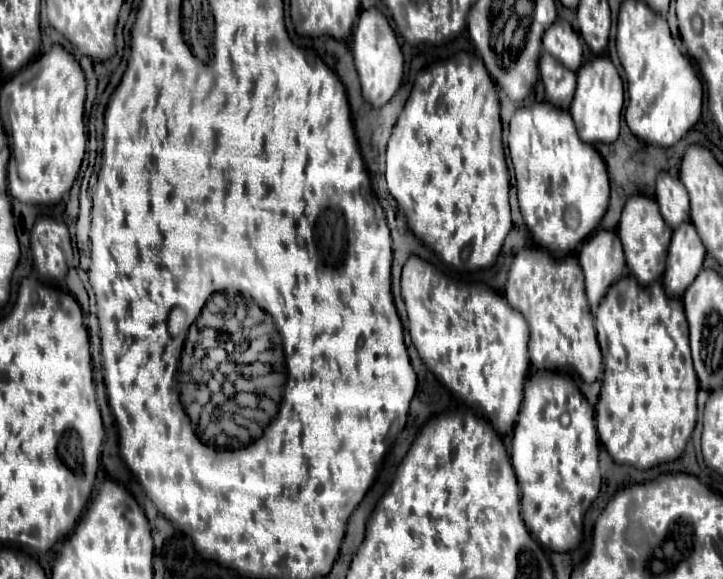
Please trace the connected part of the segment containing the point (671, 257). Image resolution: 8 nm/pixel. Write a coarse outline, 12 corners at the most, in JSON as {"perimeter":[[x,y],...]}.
{"perimeter":[[692,223],[672,233],[664,291],[682,297],[706,249]]}

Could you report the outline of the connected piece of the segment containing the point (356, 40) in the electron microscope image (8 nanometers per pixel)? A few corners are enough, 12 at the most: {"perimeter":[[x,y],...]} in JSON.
{"perimeter":[[362,9],[352,55],[368,103],[398,91],[404,57],[388,19]]}

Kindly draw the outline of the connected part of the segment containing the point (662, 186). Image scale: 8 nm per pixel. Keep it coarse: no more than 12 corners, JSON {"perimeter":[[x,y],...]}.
{"perimeter":[[662,171],[656,203],[676,229],[690,219],[688,193],[678,177]]}

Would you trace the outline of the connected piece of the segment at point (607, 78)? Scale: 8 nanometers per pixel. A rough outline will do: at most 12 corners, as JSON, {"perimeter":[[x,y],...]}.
{"perimeter":[[606,55],[576,71],[570,115],[584,143],[620,131],[624,83]]}

